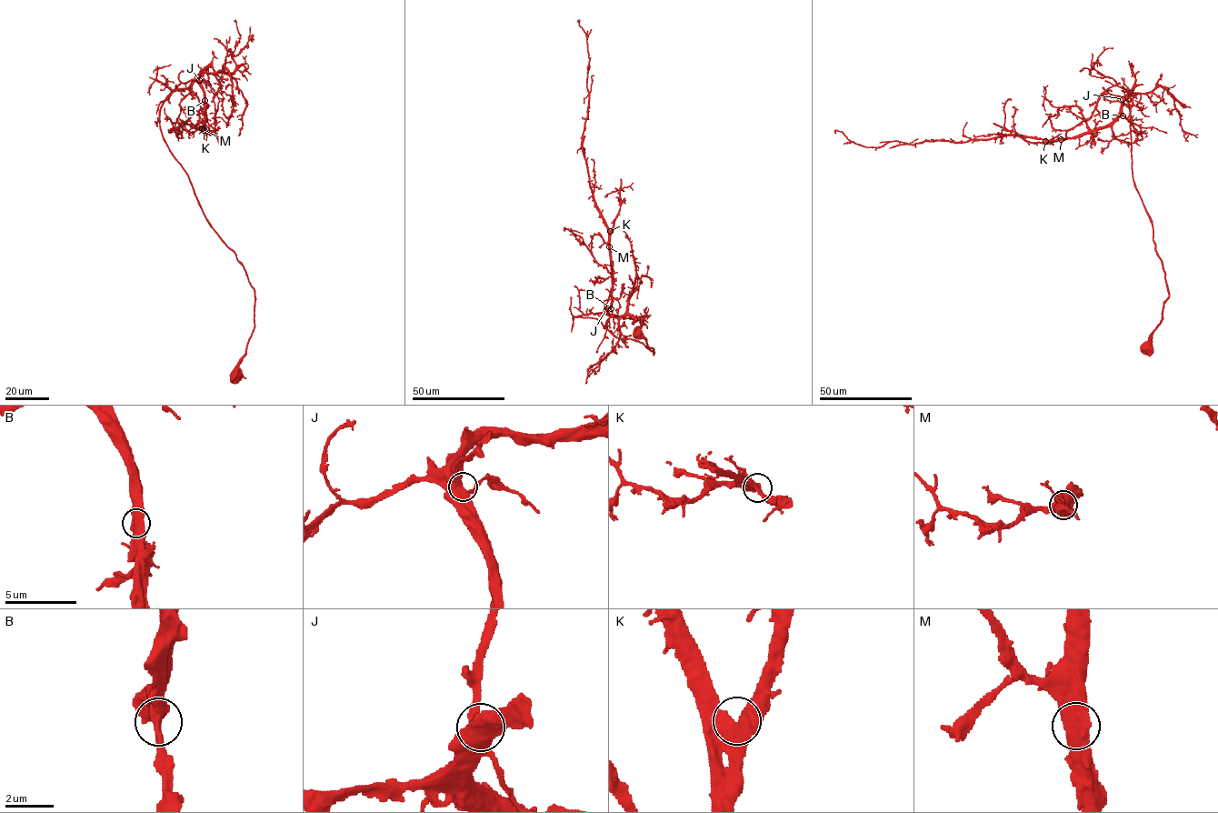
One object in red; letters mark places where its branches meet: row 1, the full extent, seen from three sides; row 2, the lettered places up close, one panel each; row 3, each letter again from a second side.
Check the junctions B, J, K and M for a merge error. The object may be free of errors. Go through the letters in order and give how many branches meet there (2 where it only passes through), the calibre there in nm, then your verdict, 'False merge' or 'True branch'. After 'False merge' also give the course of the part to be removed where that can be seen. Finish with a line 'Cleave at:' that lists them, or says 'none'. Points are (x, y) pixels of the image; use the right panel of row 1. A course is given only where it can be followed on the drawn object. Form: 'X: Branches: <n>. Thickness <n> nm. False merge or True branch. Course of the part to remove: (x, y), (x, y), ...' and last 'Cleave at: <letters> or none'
B: Branches: 2. Thickness 440 nm. True branch
J: Branches: 2. Thickness 500 nm. True branch
K: Branches: 2. Thickness 500 nm. True branch
M: Branches: 2. Thickness 750 nm. True branch
Cleave at: none

